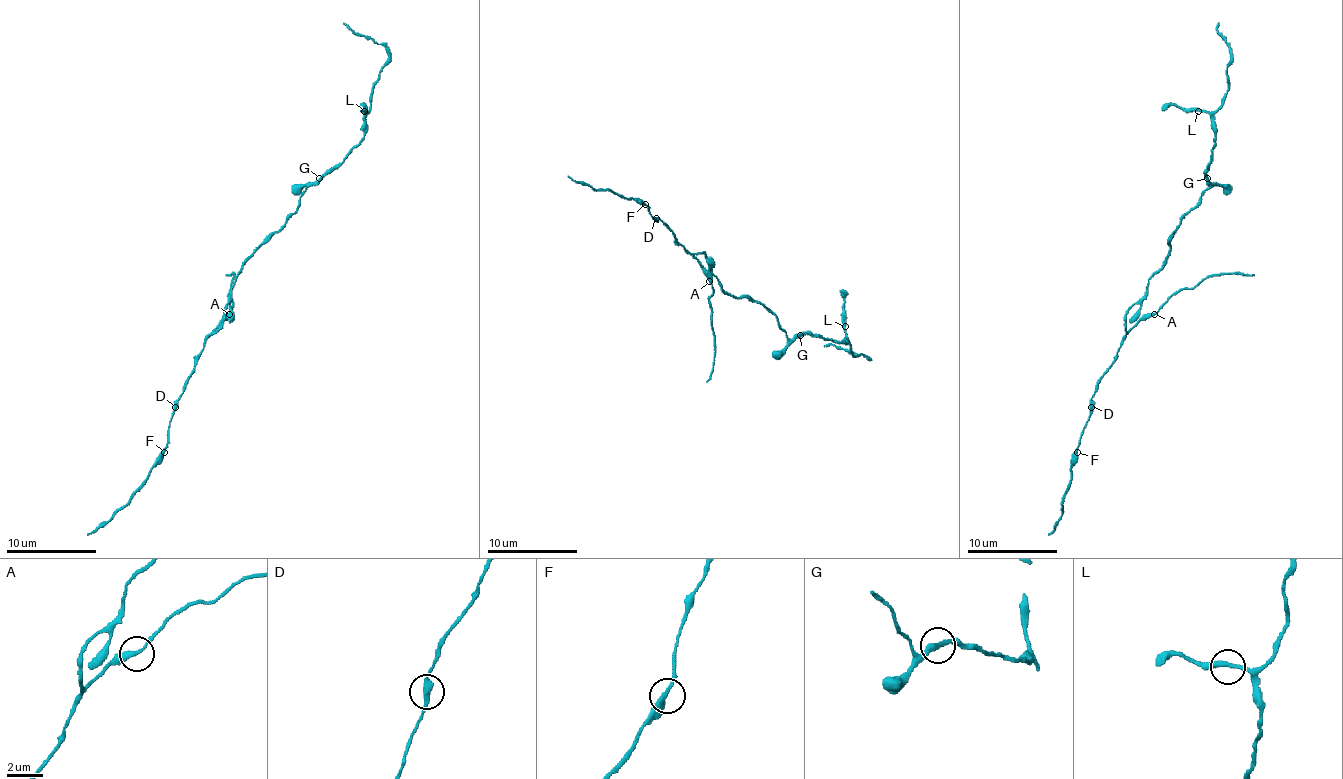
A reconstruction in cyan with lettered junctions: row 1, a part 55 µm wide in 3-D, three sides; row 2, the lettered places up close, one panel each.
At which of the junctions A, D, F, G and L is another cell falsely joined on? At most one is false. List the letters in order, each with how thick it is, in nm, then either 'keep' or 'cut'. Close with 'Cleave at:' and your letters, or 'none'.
A: calibre 320 nm; keep
D: calibre 320 nm; keep
F: calibre 300 nm; keep
G: calibre 300 nm; keep
L: calibre 300 nm; keep
Cleave at: none

